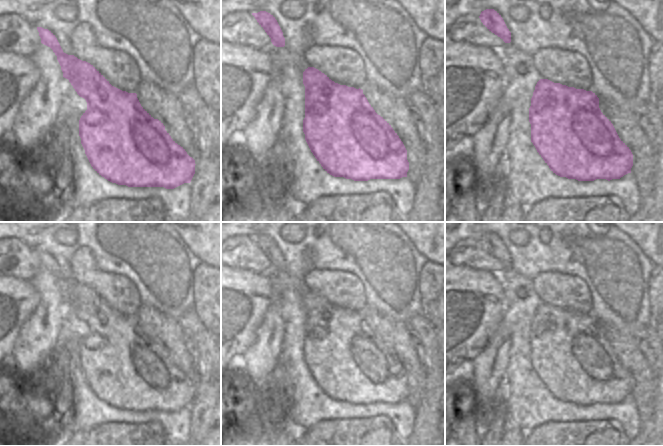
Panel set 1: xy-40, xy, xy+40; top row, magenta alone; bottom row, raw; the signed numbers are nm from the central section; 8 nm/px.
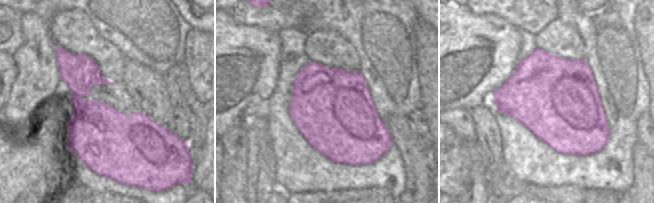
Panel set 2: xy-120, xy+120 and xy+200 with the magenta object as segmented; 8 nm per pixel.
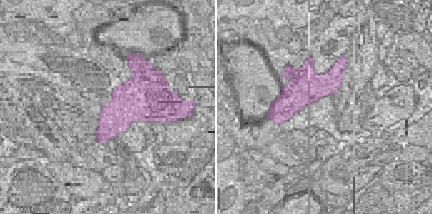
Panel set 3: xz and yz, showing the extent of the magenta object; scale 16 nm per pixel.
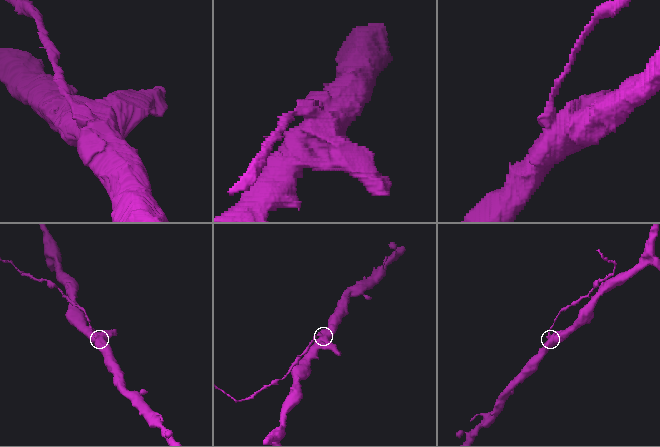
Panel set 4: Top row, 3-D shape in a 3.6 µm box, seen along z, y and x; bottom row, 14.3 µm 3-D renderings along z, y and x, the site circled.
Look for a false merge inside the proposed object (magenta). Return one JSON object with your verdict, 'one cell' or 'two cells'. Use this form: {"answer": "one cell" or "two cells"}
{"answer": "two cells"}

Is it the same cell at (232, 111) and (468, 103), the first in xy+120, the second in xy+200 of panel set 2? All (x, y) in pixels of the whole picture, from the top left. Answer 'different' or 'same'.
same

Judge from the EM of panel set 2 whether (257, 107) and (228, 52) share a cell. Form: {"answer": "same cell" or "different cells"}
{"answer": "same cell"}

